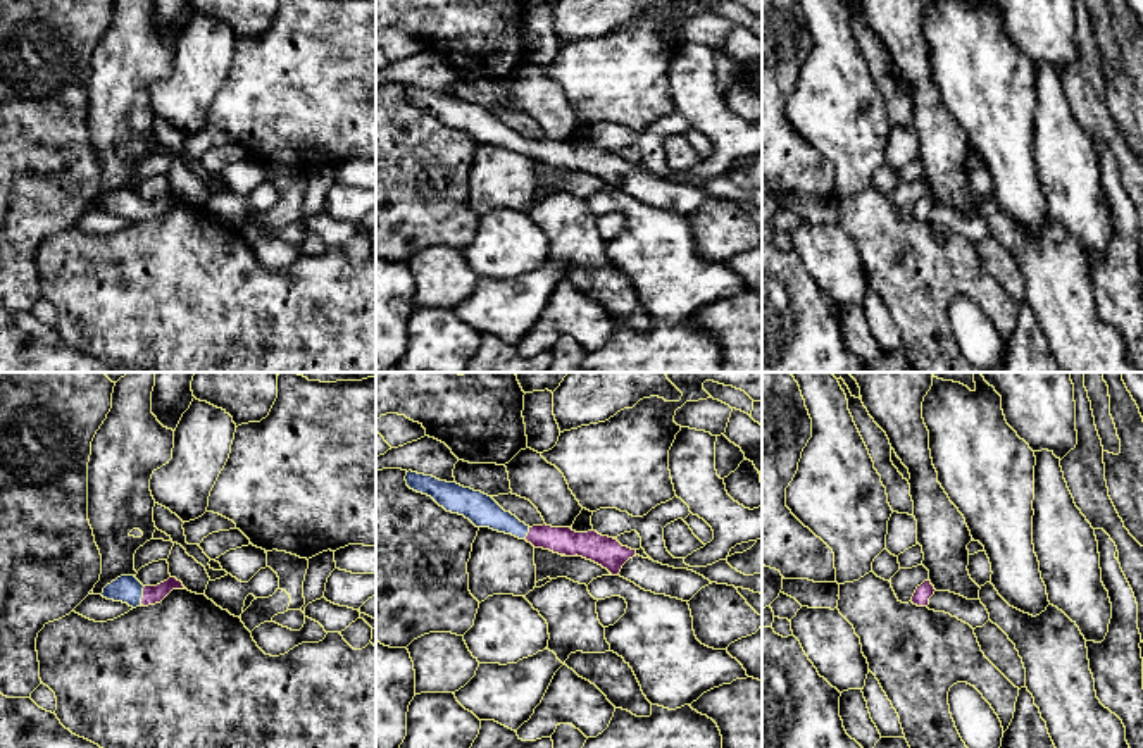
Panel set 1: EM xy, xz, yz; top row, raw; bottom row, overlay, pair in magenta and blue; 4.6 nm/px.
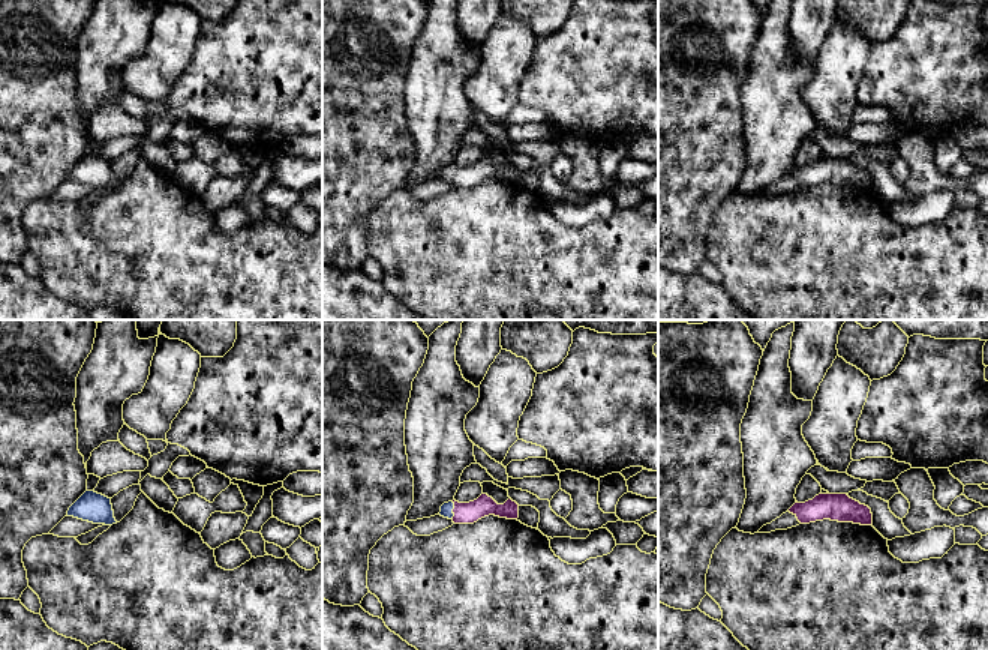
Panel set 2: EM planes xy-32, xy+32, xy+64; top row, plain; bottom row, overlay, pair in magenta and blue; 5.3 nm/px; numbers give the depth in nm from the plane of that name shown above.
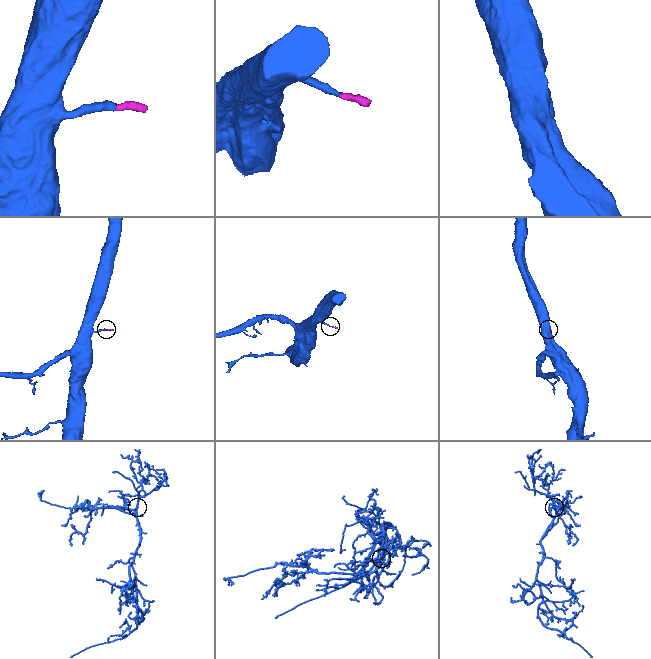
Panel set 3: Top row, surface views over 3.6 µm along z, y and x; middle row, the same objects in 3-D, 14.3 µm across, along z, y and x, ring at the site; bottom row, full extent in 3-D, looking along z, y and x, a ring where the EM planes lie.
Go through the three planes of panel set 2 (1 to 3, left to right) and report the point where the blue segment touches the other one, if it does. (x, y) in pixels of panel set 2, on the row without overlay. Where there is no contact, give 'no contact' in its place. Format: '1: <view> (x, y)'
1: no contact
2: xy+32 (453, 174)
3: no contact

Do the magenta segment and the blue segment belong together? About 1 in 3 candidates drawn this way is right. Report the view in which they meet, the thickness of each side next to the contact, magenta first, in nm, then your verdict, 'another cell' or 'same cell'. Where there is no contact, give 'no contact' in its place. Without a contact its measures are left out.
xy | 90/130 nm | same cell

